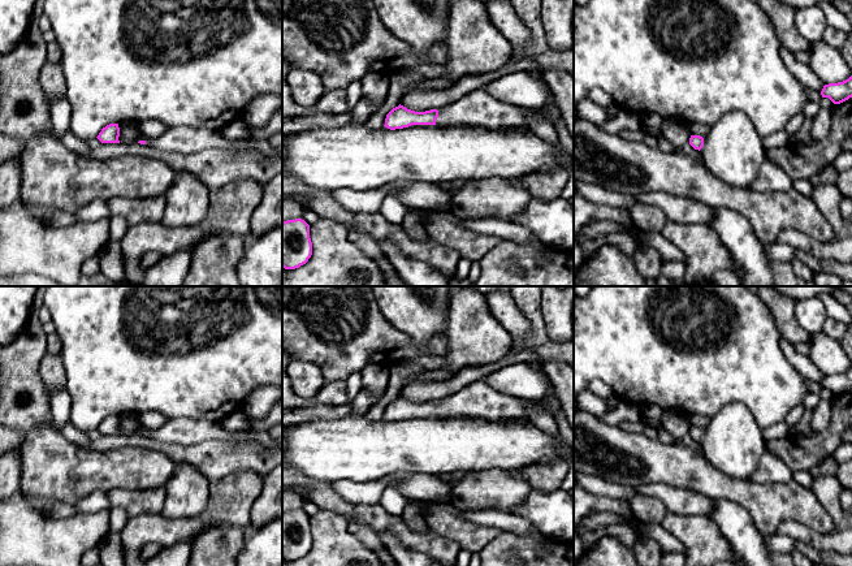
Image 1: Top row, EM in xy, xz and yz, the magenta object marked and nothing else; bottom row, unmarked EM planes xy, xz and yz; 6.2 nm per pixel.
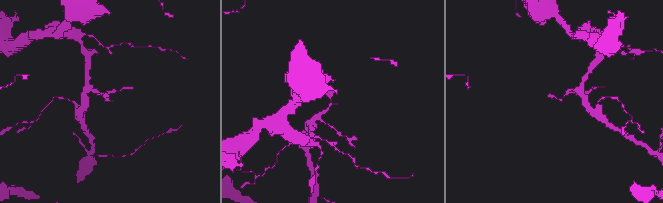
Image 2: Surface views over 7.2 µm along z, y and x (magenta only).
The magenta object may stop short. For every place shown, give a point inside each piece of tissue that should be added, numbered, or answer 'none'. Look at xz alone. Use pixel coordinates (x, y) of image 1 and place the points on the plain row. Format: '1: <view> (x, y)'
1: xz (478, 400)

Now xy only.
1: xy (185, 431)

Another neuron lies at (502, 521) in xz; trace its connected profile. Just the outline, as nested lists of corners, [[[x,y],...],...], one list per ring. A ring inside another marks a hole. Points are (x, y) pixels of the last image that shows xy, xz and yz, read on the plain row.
[[[459,510],[459,515],[481,527],[498,528],[520,535],[539,532],[529,520],[511,513],[498,510]]]

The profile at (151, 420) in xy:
[[[153,410],[139,414],[137,419],[146,429],[150,431],[155,431],[168,422],[165,415]]]

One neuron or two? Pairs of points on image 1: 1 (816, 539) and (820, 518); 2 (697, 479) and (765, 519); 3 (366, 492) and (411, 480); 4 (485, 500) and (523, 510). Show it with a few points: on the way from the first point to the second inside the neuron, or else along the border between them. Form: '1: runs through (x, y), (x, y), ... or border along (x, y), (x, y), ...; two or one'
1: border along (788, 519), (800, 522), (822, 534), (833, 532); two
2: runs through (714, 484), (736, 489), (751, 502); one
3: runs through (377, 487), (386, 480), (399, 480); one
4: border along (531, 489), (511, 513); two

